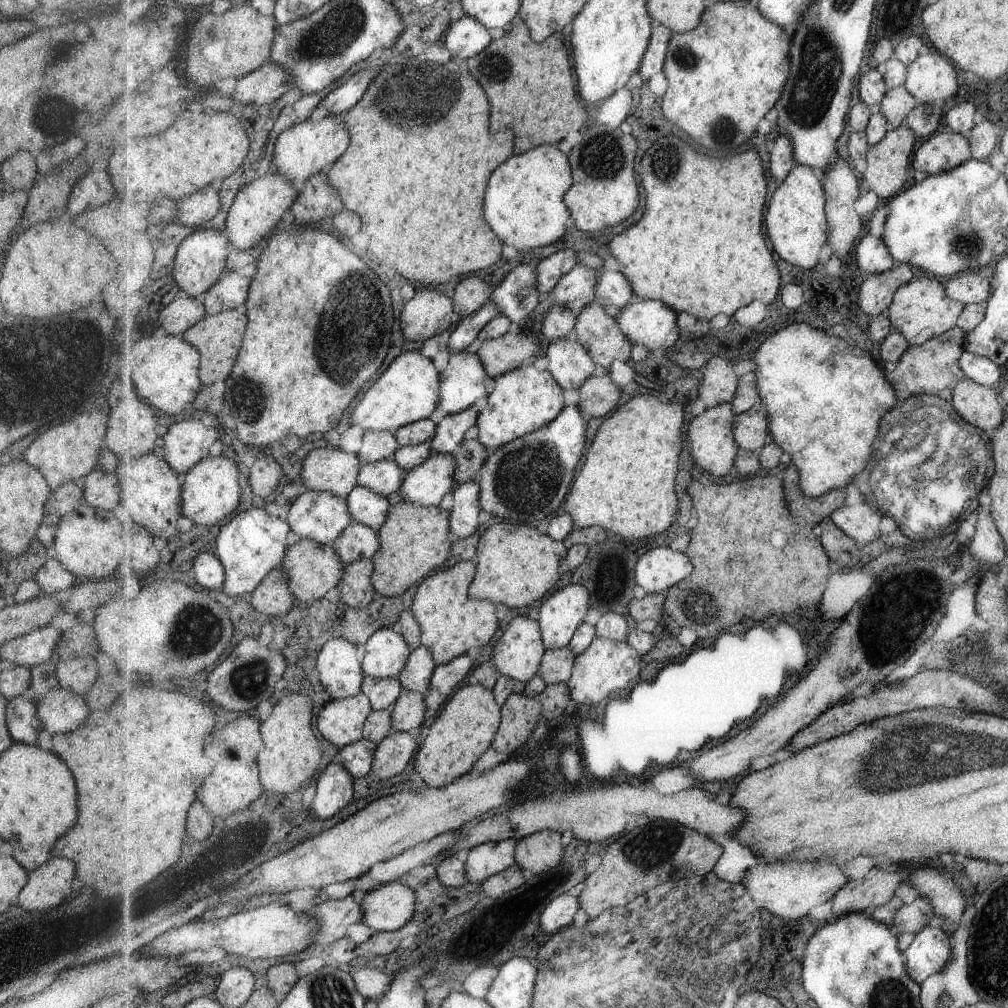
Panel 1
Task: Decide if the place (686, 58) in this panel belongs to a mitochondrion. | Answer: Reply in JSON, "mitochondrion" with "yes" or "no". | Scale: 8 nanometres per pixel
{"mitochondrion":"yes"}

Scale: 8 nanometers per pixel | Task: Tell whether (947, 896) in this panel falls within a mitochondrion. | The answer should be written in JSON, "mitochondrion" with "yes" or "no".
{"mitochondrion":"no"}

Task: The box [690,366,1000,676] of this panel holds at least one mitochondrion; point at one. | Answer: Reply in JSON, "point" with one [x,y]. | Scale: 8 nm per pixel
{"point":[933,463]}

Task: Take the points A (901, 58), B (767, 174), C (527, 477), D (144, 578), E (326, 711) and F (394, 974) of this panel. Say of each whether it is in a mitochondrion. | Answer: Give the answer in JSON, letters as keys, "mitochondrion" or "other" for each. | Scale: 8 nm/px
{"A":"other","B":"other","C":"mitochondrion","D":"other","E":"other","F":"other"}

